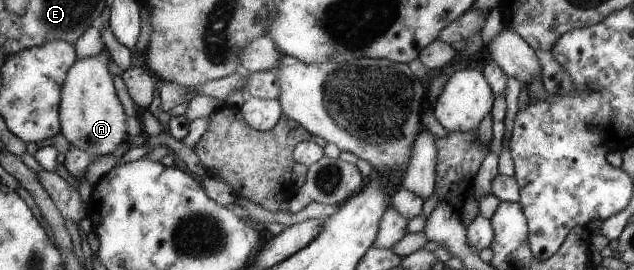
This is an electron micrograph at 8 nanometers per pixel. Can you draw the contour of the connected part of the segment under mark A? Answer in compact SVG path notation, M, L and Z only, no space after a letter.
M102 52L93 57L77 59L67 71L61 89L60 127L73 147L84 150L92 157L108 155L127 138L127 116L115 94L113 76L109 69L109 54Z

